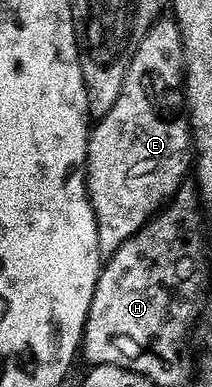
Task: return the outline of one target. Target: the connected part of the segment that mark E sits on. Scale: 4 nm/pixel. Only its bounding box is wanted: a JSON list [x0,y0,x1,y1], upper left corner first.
[88,17,193,256]

